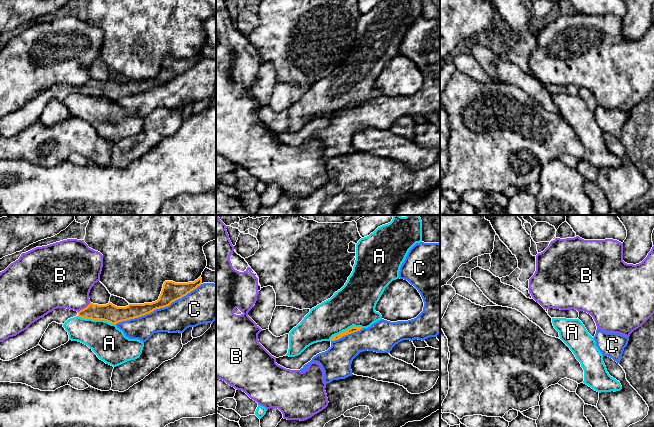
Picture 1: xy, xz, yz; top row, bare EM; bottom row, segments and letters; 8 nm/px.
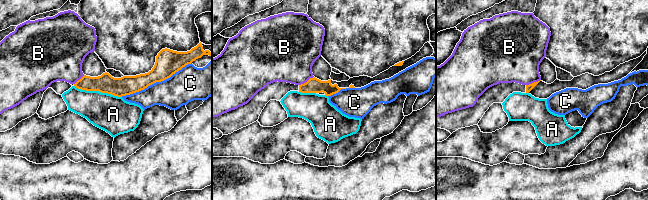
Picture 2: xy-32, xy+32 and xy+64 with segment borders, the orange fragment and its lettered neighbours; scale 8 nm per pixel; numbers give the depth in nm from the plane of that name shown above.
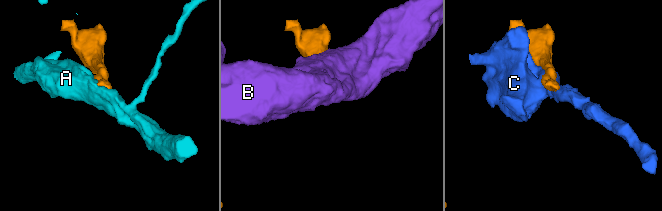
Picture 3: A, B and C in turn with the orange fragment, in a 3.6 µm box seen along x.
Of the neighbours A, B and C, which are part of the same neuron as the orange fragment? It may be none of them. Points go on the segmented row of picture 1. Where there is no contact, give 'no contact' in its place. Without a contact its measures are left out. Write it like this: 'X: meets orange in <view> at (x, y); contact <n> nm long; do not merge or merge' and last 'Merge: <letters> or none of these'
A: meets orange in xy at (97, 319); contact 320 nm long; do not merge
B: meets orange in xy at (84, 308); contact 130 nm long; do not merge
C: meets orange in xy at (158, 308); contact 750 nm long; do not merge
Merge: none of these

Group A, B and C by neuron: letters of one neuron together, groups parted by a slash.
A / B / C

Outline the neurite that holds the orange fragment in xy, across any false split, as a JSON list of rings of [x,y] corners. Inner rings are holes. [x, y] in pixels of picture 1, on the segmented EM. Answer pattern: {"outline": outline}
{"outline": [[[201,277],[194,282],[188,283],[165,281],[159,299],[152,303],[129,304],[126,307],[117,307],[110,302],[106,305],[90,303],[79,312],[67,308],[54,309],[32,323],[26,330],[0,342],[0,359],[9,361],[36,347],[52,322],[64,324],[68,319],[79,316],[85,319],[104,320],[111,324],[117,324],[144,316],[156,309],[167,307],[172,302],[186,296],[201,284]]]}

